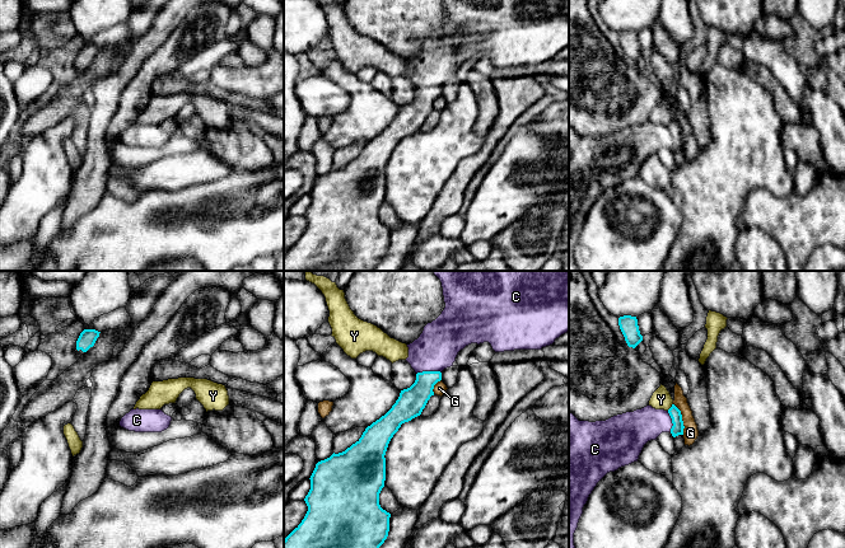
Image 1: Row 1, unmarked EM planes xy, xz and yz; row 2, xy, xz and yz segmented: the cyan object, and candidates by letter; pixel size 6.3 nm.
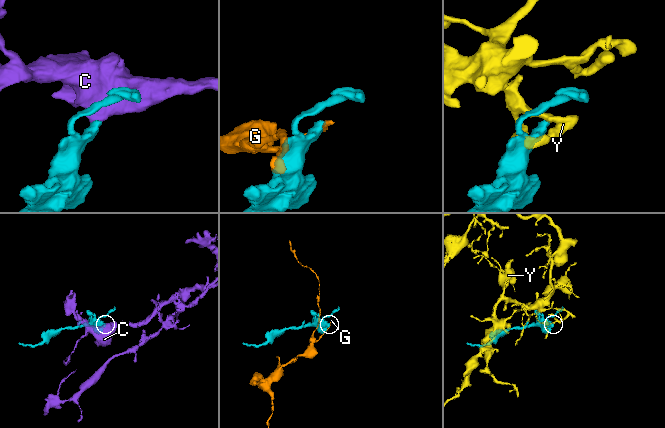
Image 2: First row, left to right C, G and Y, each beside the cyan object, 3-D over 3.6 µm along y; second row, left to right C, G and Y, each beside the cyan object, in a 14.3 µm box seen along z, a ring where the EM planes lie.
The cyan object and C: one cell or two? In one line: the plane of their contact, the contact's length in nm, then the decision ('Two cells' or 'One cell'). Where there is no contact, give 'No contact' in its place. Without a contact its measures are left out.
Touches cyan in xz. Shared border 160 nm. One cell

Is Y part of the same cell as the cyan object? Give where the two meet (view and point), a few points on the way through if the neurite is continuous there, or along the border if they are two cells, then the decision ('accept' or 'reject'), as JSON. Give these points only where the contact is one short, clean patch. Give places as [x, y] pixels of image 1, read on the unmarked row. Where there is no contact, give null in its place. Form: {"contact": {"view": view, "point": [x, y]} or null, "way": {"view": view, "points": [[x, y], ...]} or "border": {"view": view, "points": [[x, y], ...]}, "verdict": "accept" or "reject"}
{"contact": {"view": "yz", "point": [671, 122]}, "border": {"view": "yz", "points": [[672, 118], [667, 125]]}, "verdict": "reject"}

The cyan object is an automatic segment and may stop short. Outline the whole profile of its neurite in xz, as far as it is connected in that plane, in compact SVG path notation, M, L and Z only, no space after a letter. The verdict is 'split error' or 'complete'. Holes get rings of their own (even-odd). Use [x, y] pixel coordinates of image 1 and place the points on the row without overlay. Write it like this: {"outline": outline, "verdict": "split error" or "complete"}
{"outline": "M442 0L443 3L443 11L445 23L442 29L428 38L424 42L422 48L417 55L412 58L407 60L409 62L409 72L406 76L411 80L411 83L416 88L415 98L407 103L401 106L398 114L392 121L392 123L382 131L379 135L373 137L370 141L365 144L361 153L347 163L345 167L339 169L332 169L330 173L321 175L316 179L316 183L311 191L311 205L305 211L304 216L308 221L308 226L302 235L302 238L284 254L284 271L373 271L379 262L384 258L388 252L389 247L389 233L391 229L383 225L379 220L379 209L384 202L386 196L386 167L388 159L393 150L398 146L402 139L411 136L412 134L421 130L422 125L425 123L428 116L431 111L434 111L434 100L442 95L442 86L447 83L453 81L456 72L461 65L471 58L484 58L489 57L495 67L504 67L504 66L514 66L514 65L541 65L542 62L550 61L559 53L561 50L569 47L569 0Z", "verdict": "split error"}

